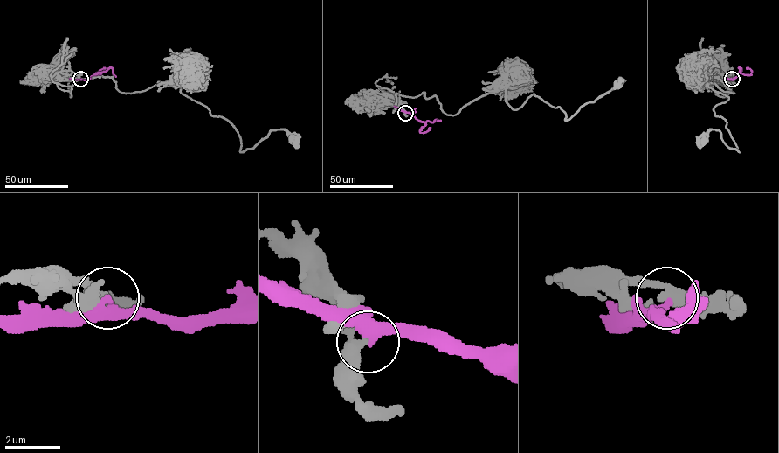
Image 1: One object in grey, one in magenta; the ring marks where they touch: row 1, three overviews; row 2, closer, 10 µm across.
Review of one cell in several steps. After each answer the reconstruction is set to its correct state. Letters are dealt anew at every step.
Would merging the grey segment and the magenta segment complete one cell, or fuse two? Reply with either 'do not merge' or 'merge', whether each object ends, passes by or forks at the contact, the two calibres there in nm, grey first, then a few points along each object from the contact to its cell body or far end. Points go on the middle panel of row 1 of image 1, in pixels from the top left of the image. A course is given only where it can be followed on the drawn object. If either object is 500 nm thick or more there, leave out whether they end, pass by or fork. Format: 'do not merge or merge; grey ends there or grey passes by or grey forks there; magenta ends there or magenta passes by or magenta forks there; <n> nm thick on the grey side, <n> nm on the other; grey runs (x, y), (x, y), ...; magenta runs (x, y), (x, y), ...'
do not merge; grey passes by; magenta passes by; 320 nm thick on the grey side, 320 nm on the other; grey runs (405, 113), (396, 94), (454, 115), (504, 89), (513, 109), (534, 94), (568, 120), (617, 85); magenta runs (405, 113), (424, 121), (421, 132), (430, 128)

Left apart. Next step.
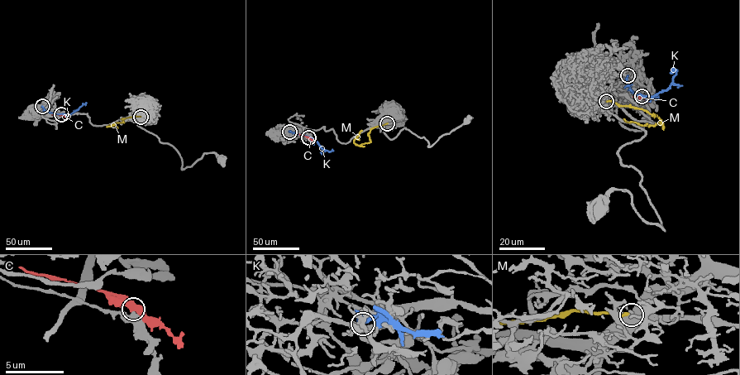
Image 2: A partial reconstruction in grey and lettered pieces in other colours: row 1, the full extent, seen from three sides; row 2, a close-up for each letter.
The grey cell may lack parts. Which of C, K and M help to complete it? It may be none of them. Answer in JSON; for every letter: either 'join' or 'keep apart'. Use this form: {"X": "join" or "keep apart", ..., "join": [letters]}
{"C": "join", "K": "keep apart", "M": "keep apart", "join": ["C"]}

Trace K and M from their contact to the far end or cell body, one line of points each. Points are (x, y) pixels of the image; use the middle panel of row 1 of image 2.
K: (289, 132), (311, 137), (323, 149), (329, 151), (332, 149)
M: (387, 123), (370, 130), (369, 142), (356, 145), (354, 140), (362, 130)

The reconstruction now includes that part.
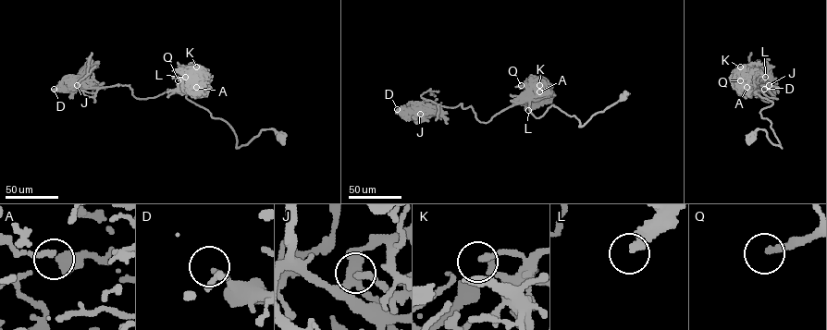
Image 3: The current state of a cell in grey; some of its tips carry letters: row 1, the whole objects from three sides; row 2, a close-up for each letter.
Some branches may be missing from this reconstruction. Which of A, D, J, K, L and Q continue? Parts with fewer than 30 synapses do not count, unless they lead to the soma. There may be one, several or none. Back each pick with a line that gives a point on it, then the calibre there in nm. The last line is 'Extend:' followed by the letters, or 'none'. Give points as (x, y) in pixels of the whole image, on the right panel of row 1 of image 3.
Q: place (740, 80); calibre 240 nm
Extend: Q

